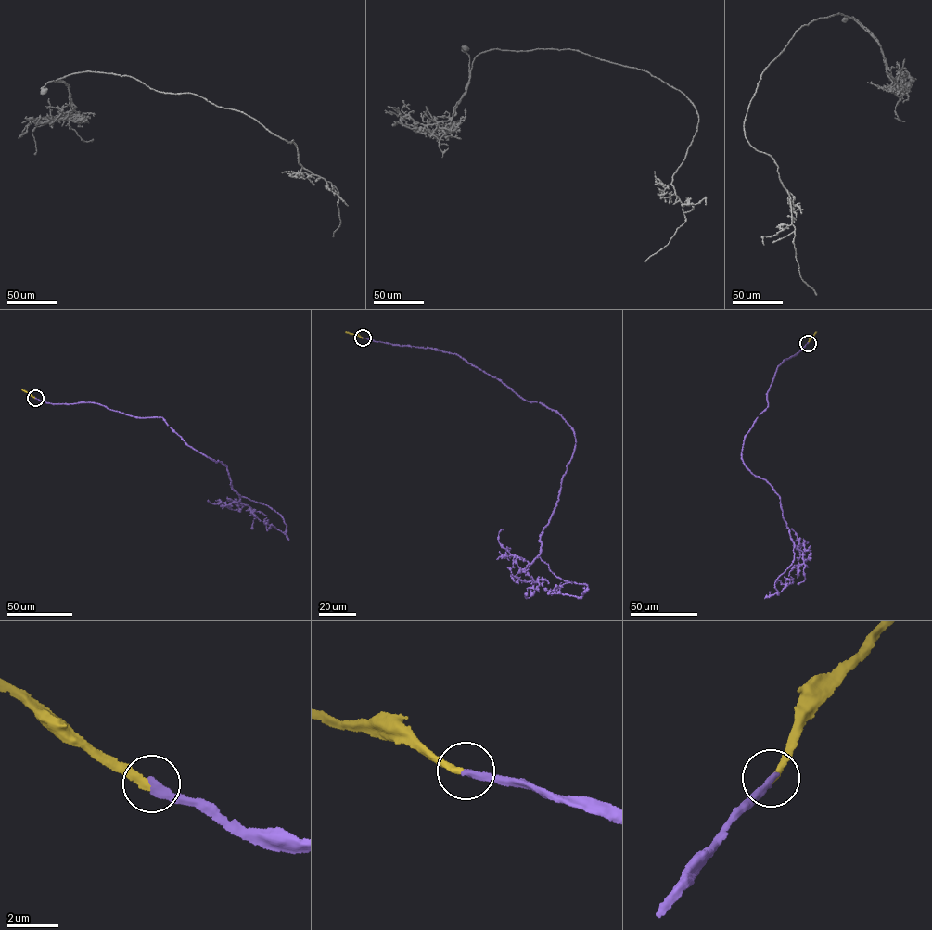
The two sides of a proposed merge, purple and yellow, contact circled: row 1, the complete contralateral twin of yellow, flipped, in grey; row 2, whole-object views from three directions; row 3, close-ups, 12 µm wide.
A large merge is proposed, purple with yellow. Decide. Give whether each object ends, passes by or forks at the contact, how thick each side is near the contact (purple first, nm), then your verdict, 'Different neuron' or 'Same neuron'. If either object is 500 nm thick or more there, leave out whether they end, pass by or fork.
At the ring purple ends. At the ring yellow ends. Thickness 340 nm (purple) against 300 nm. Same neuron

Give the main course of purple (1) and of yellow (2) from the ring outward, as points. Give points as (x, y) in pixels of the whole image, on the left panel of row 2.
1: (35, 398), (163, 417), (189, 446), (225, 465), (239, 496), (281, 515), (287, 531), (267, 521), (267, 531)
2: (35, 398), (21, 389)

